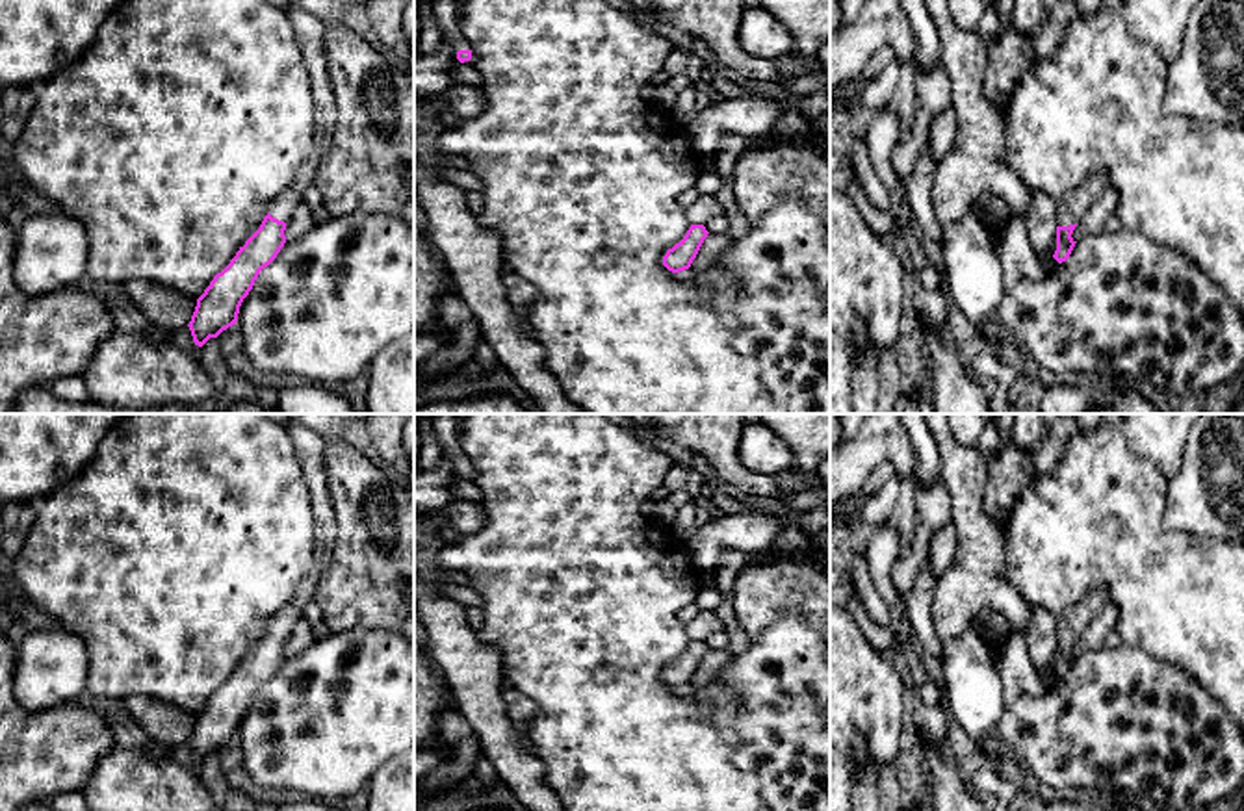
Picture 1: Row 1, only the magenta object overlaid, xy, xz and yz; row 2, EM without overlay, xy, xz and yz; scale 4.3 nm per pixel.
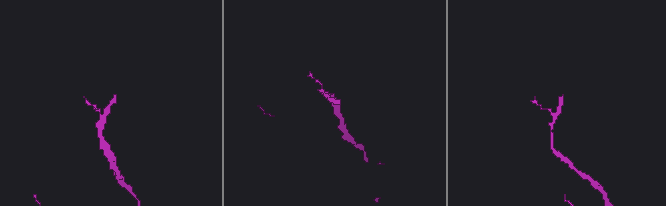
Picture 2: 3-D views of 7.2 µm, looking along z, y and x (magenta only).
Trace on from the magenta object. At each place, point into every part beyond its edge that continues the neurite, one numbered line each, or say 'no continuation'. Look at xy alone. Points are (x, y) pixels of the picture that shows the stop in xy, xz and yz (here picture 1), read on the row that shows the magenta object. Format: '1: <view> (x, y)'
1: xy (310, 36)

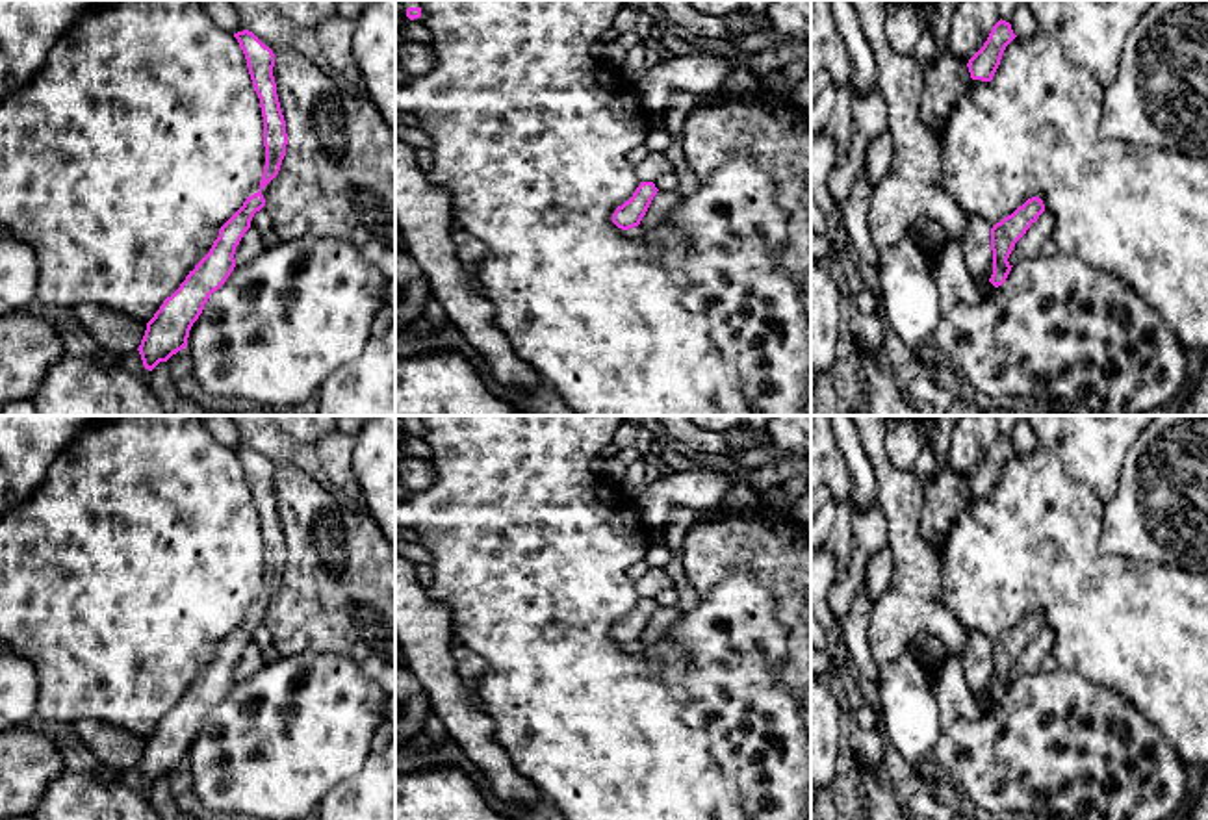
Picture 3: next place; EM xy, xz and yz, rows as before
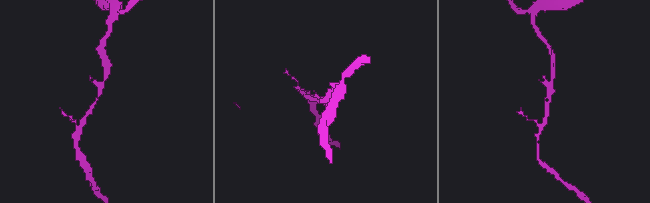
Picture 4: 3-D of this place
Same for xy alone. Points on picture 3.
no continuation

